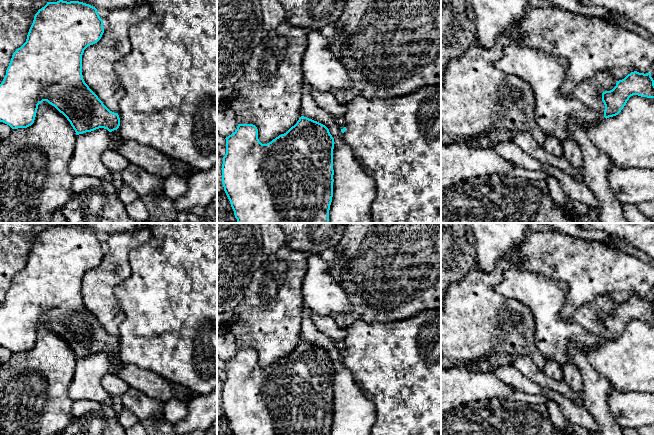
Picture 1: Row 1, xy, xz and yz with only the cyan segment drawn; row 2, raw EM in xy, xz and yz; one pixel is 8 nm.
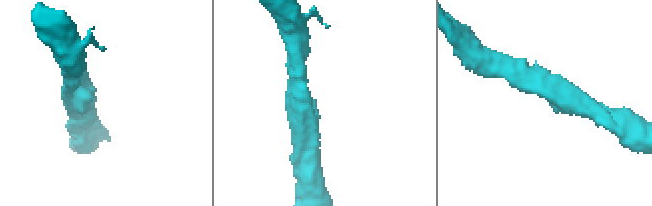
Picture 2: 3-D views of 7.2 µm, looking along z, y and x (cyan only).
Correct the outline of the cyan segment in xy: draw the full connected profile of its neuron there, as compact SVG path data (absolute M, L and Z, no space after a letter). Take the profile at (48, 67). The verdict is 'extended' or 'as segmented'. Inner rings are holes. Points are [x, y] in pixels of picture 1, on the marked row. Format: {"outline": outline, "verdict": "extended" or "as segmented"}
{"outline": "M79 1L47 2L35 14L26 42L13 53L6 75L0 84L0 122L9 125L12 129L27 128L34 123L38 105L47 101L67 118L76 135L99 128L107 129L111 133L110 147L116 150L118 140L121 138L117 130L120 126L119 115L103 104L85 83L82 75L84 50L97 43L103 33L103 20L95 7Z", "verdict": "extended"}

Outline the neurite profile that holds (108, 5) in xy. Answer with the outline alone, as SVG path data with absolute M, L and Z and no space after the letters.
M73 0L89 4L96 9L111 11L119 8L133 9L136 7L136 0Z

